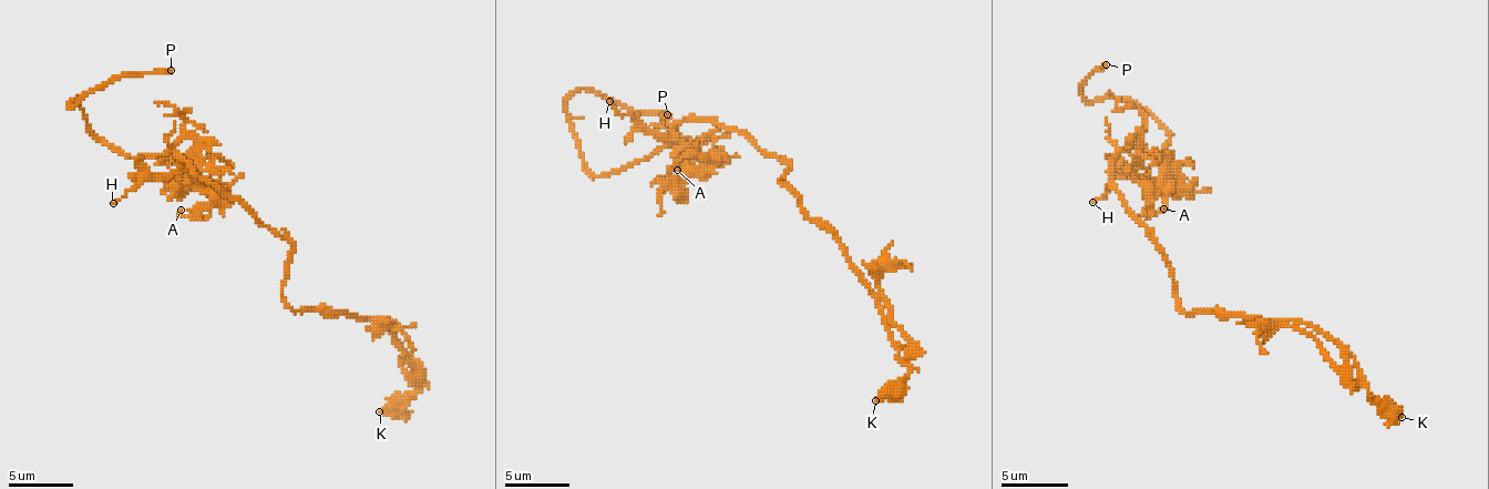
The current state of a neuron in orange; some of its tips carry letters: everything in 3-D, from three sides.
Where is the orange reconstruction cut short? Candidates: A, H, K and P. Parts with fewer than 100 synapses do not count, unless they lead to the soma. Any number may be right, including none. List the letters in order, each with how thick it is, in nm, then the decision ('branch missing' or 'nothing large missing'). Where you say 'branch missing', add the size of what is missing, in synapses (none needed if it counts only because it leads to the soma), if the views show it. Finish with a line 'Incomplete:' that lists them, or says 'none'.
A: 190 nm | nothing large missing
H: 100 nm | nothing large missing
K: 360 nm | nothing large missing
P: 170 nm | branch missing
Incomplete: P

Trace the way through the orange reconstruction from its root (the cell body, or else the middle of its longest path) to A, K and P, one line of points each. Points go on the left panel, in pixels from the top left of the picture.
A: (256, 220), (174, 154), (181, 141), (191, 138), (194, 171), (211, 190), (211, 200), (187, 216), (181, 210)
K: (256, 220), (291, 245), (281, 297), (295, 311), (377, 317), (412, 363), (416, 388), (396, 395), (379, 411)
P: (256, 220), (171, 151), (132, 158), (110, 148), (83, 112), (70, 105), (122, 77), (171, 70)

